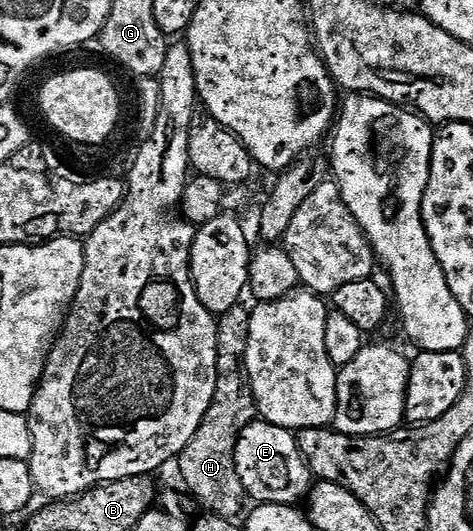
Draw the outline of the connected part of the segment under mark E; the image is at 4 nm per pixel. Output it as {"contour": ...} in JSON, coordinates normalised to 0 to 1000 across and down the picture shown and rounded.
{"contour":[[[556,791],[512,806],[512,821],[503,821],[503,836],[495,844],[495,874],[503,881],[503,904],[512,904],[518,932],[541,949],[569,945],[626,953],[632,938],[634,944],[649,940],[664,913],[664,895],[630,844],[626,817]]]}

